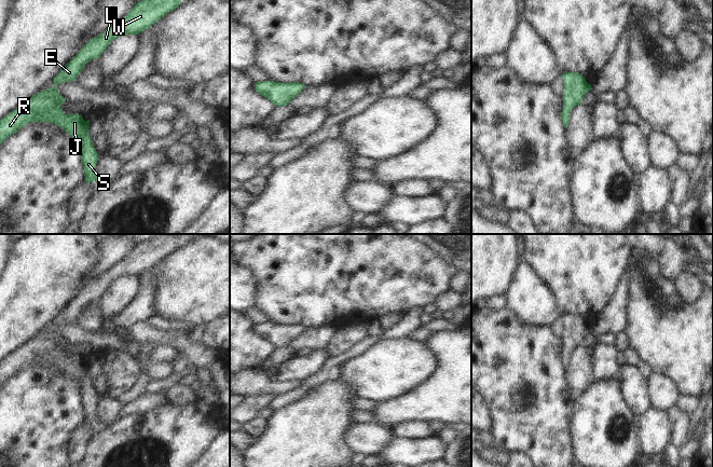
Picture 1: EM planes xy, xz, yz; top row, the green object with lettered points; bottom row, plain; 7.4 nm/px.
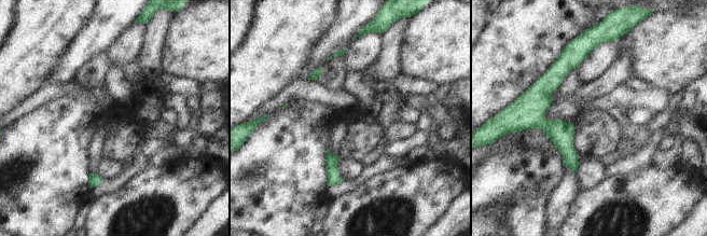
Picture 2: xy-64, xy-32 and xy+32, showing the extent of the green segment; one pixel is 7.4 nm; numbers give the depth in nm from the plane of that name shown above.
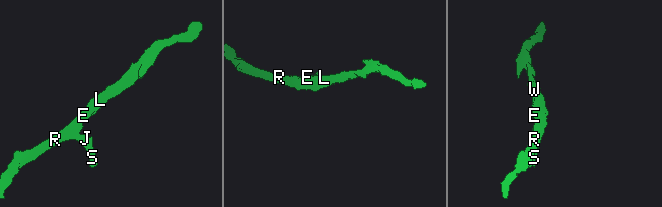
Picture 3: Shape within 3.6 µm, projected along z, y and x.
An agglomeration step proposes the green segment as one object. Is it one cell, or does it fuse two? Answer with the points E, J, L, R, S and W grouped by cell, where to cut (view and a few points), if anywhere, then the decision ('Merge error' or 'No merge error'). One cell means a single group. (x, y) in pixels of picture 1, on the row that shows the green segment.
Groups: E J L R S W. No split. No merge error.

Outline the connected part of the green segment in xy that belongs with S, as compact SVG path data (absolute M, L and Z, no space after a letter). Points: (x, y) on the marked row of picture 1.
M143 0L129 10L126 16L118 22L112 27L108 28L104 33L91 39L81 51L72 57L72 59L61 69L61 71L54 78L54 86L47 88L41 93L37 93L26 102L22 104L18 108L12 111L10 114L0 120L0 145L12 134L24 127L30 122L47 122L54 123L60 126L65 132L70 134L76 142L79 145L81 163L83 165L83 173L87 183L99 180L96 173L96 164L98 162L98 153L91 140L88 128L90 120L84 121L82 115L65 114L61 109L61 105L67 100L58 93L56 86L63 82L76 81L78 74L83 70L84 66L92 59L99 58L106 51L110 43L122 36L139 35L143 30L150 28L153 24L160 20L169 12L176 10L181 4L181 0Z

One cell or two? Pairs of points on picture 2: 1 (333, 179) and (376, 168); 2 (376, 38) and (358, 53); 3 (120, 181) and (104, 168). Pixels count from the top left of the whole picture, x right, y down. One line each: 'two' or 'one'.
1: one
2: one
3: two

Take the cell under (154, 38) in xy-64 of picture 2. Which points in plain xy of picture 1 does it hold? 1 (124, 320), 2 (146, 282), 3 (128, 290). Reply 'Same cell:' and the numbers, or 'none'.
Same cell: 1, 2

